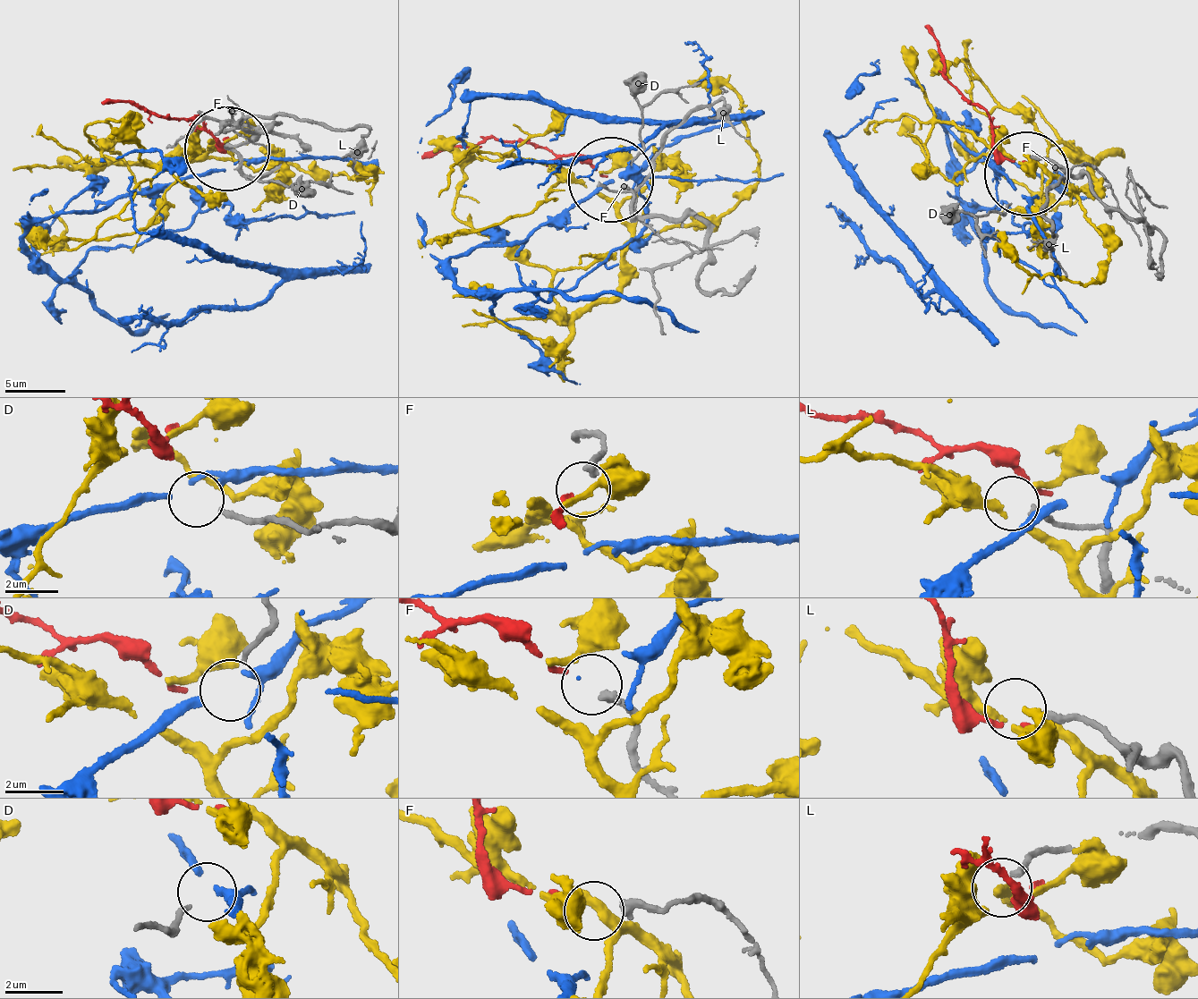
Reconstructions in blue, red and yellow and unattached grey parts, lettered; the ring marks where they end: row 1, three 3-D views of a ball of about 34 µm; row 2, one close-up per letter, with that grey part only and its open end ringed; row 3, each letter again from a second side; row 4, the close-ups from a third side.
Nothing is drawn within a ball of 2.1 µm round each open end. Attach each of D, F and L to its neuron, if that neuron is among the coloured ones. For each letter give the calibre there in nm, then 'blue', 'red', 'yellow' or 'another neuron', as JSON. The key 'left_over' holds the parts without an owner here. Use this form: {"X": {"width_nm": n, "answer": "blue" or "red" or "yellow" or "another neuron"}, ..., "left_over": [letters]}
{"D": {"width_nm": 190, "answer": "blue"}, "F": {"width_nm": 320, "answer": "red"}, "L": {"width_nm": 240, "answer": "another neuron"}, "left_over": ["L"]}

